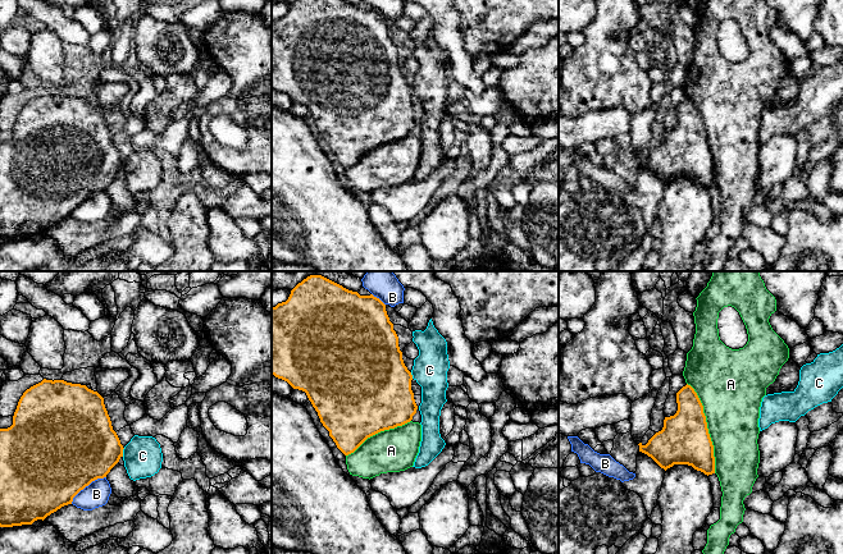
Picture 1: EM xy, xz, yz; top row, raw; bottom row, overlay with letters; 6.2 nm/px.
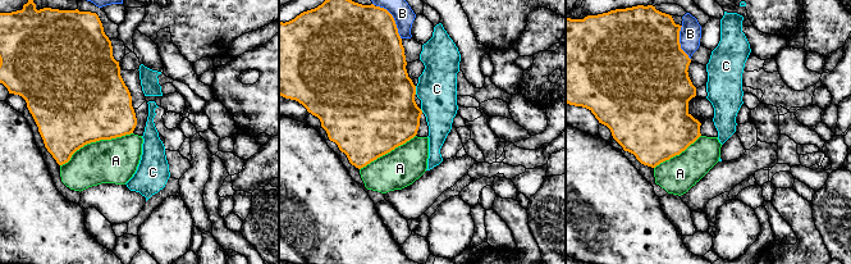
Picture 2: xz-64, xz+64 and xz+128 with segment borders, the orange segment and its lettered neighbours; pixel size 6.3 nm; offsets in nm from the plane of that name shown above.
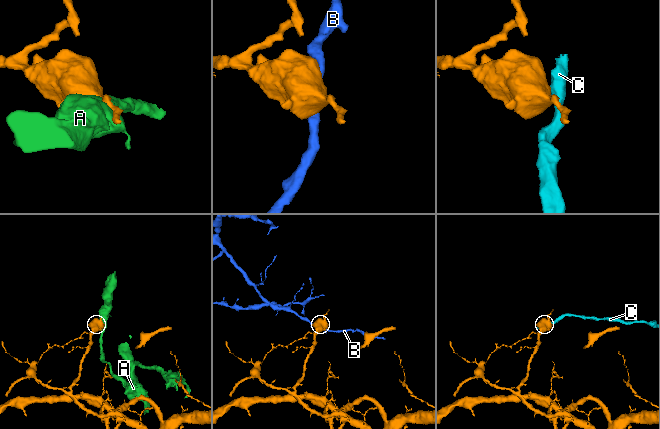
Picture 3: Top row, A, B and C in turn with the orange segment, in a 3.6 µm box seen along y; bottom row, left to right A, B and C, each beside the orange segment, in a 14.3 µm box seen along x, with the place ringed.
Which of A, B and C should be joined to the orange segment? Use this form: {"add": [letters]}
{"add": []}

